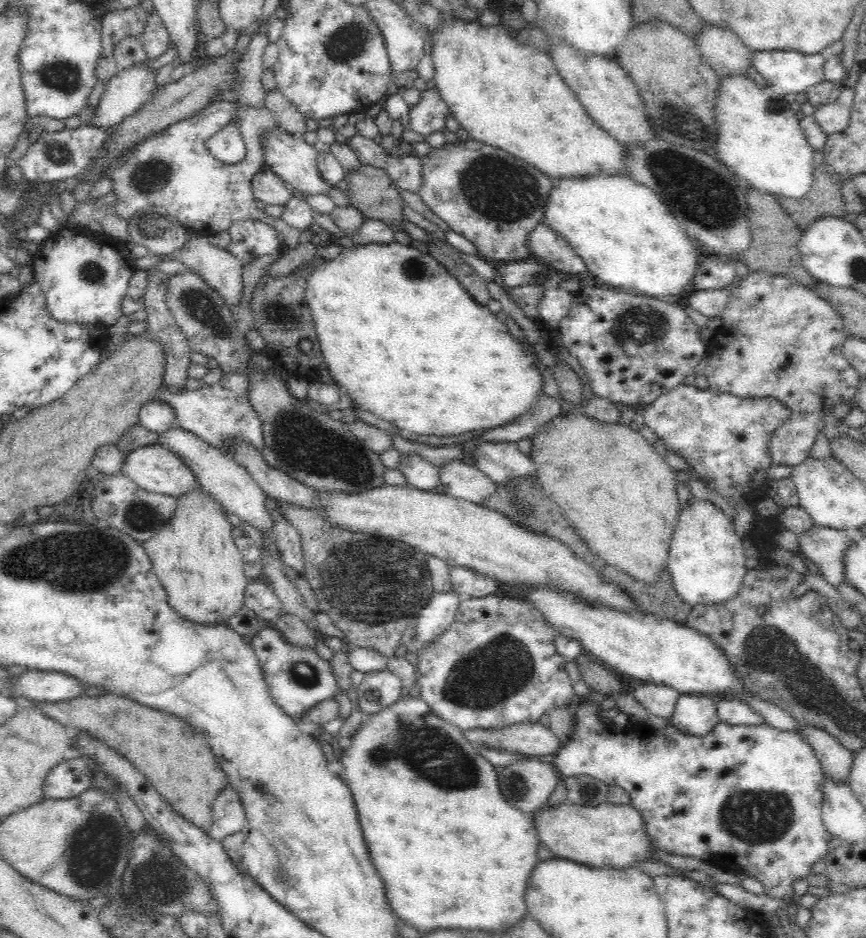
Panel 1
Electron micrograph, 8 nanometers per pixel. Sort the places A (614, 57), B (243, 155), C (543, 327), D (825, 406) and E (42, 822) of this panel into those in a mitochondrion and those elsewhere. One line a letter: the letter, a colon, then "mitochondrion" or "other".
A: other
B: other
C: other
D: other
E: other

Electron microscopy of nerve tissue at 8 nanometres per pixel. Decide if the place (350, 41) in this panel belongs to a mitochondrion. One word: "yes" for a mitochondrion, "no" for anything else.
yes

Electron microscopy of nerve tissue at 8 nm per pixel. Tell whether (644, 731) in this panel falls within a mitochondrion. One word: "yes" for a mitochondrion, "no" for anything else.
no

